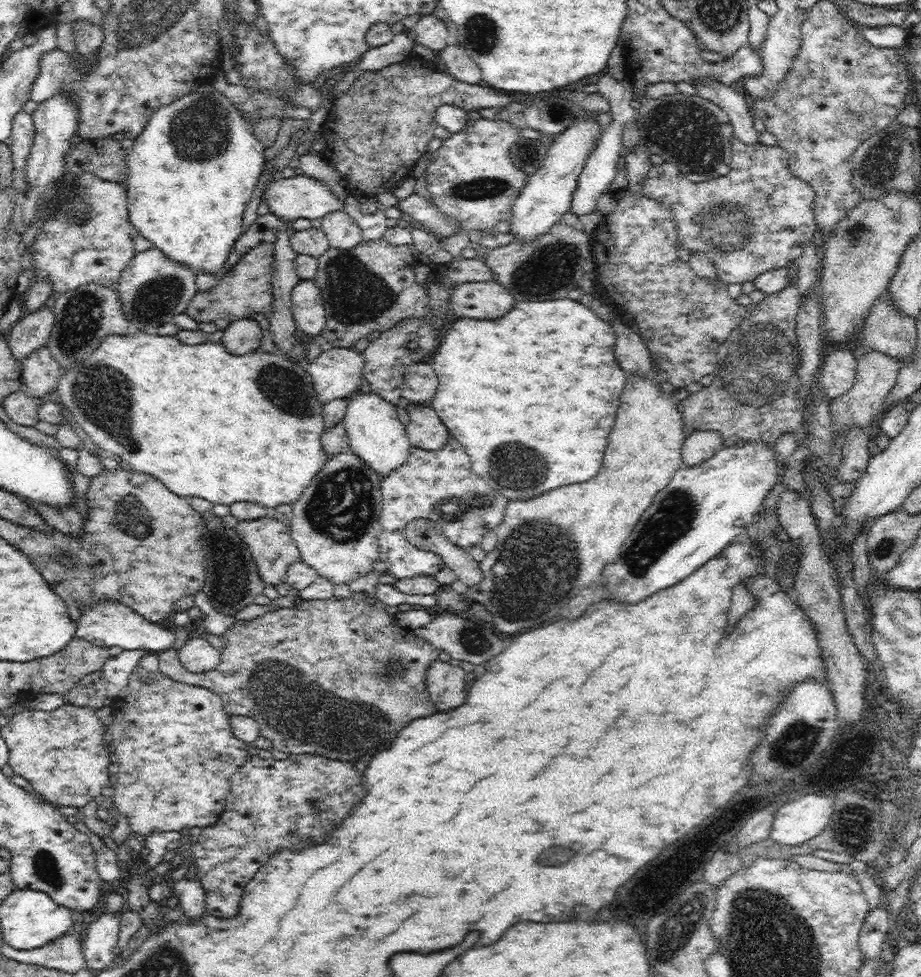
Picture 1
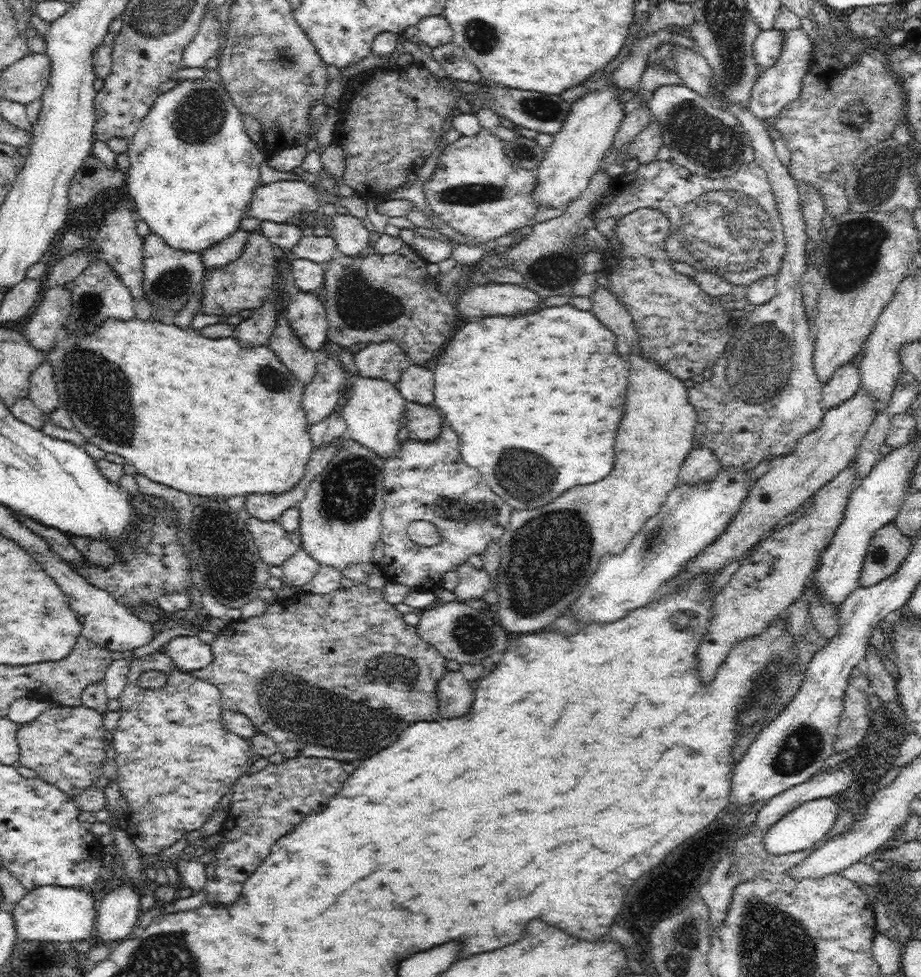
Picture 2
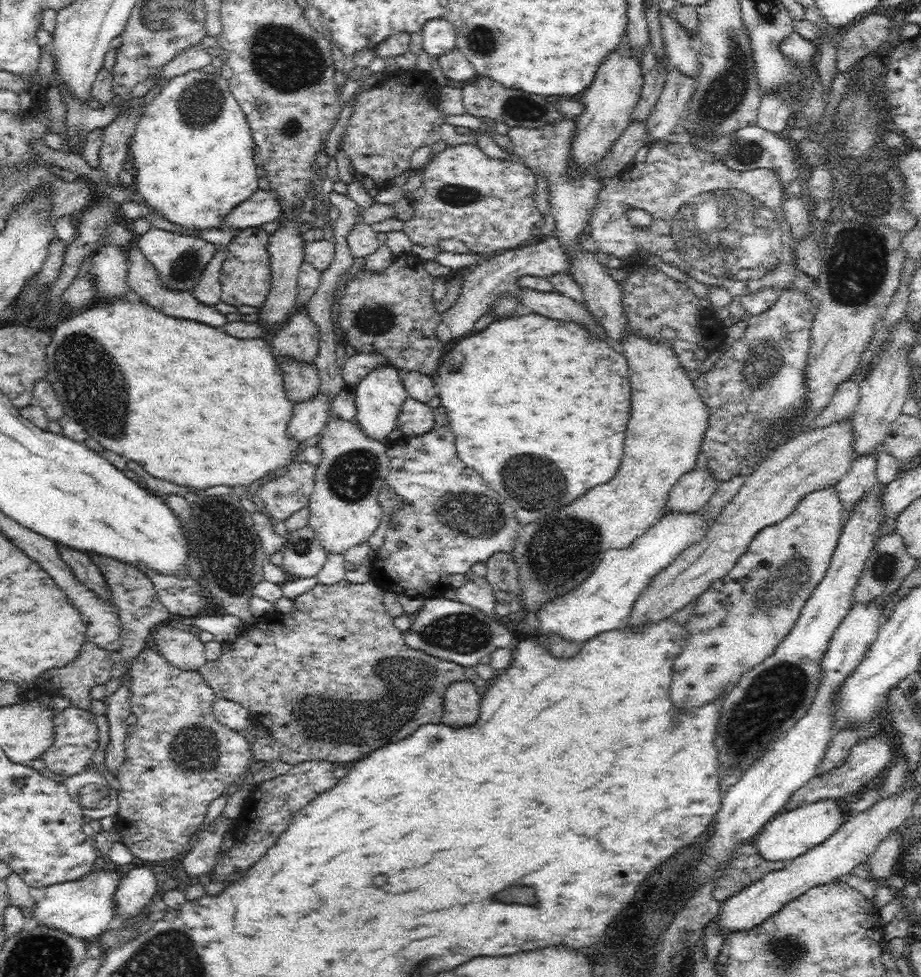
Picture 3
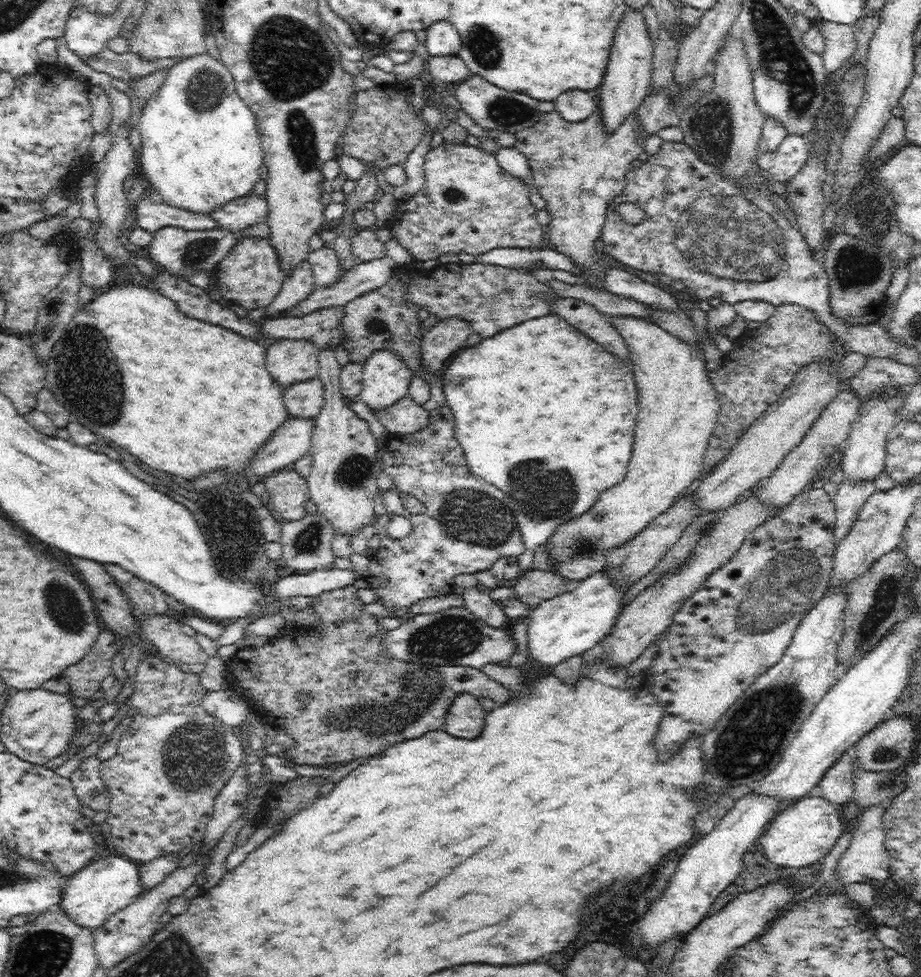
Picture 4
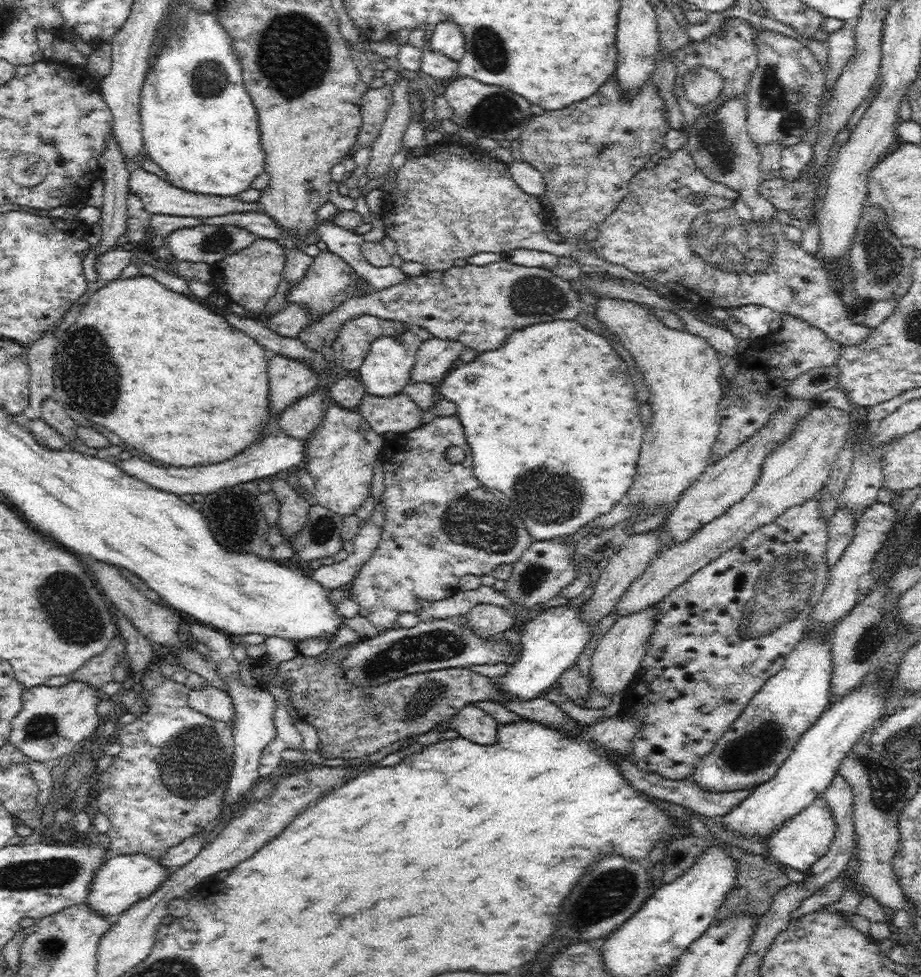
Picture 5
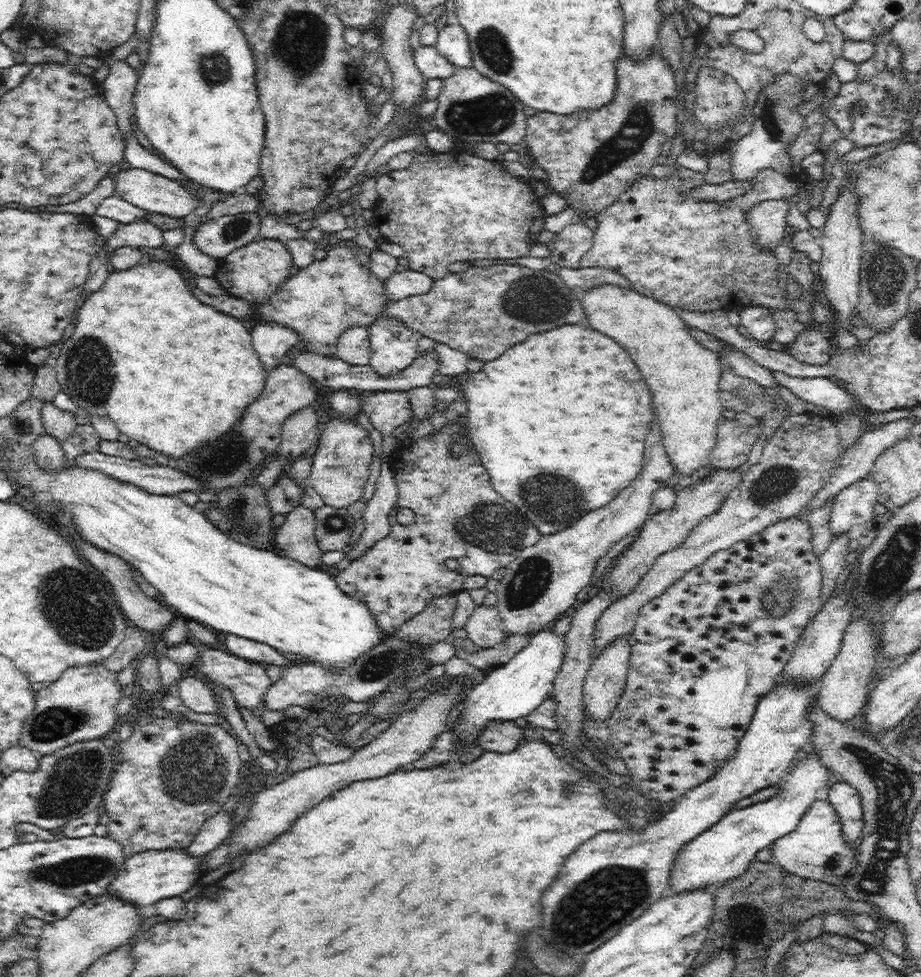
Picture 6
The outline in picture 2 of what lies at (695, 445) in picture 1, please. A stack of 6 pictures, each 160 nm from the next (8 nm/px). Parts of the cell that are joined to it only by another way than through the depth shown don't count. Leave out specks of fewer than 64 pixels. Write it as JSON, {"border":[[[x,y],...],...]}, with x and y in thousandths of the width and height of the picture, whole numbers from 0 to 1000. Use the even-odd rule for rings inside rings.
{"border":[[[762,456],[751,460],[740,473],[736,495],[758,495],[773,491],[780,481],[783,481],[782,472],[770,459]]]}

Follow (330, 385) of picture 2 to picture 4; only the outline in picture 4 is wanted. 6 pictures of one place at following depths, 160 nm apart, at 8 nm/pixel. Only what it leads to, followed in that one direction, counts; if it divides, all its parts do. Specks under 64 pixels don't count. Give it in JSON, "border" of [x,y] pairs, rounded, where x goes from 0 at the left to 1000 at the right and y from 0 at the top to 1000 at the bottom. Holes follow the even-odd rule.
{"border":[[[314,427],[270,471],[268,480],[258,486],[284,487],[309,481],[336,464],[341,437],[341,429]]]}

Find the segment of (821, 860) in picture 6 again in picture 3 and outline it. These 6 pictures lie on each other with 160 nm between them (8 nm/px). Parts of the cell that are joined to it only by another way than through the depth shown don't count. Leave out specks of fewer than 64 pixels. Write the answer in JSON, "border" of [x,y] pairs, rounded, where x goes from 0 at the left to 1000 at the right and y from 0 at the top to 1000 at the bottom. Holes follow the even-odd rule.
{"border":[[[906,818],[884,820],[843,834],[825,850],[819,863],[832,880],[857,882],[884,866],[893,864],[897,858],[901,858],[914,845],[916,838],[917,834],[914,833]]]}

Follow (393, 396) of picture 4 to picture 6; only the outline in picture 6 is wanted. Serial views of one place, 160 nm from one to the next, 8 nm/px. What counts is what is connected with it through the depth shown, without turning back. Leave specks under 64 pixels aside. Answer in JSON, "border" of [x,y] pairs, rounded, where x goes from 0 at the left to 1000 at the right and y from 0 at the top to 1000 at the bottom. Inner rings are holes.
{"border":[[[413,322],[400,337],[402,349],[402,375],[413,385],[423,385],[443,377],[455,363],[455,340],[439,329]]]}

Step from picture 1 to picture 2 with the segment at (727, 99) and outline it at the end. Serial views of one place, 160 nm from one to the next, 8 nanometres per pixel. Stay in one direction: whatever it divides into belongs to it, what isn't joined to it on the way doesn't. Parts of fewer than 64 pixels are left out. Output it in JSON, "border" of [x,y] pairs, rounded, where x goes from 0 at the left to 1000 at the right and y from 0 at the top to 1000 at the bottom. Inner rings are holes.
{"border":[[[734,46],[733,73],[742,82],[742,87],[756,93],[760,98],[775,102],[785,111],[793,114],[806,126],[808,134],[817,143],[820,165],[833,177],[833,182],[841,199],[847,218],[850,241],[852,244],[852,259],[843,285],[843,301],[838,307],[830,311],[821,312],[817,319],[808,323],[808,329],[801,331],[795,346],[787,354],[786,360],[773,375],[774,384],[767,391],[760,393],[760,399],[754,401],[756,405],[746,405],[756,419],[757,434],[754,436],[752,447],[770,459],[782,472],[783,479],[802,479],[808,483],[823,477],[830,469],[848,468],[863,460],[864,453],[874,444],[886,440],[896,420],[890,414],[894,393],[887,386],[883,376],[883,358],[885,355],[885,337],[883,330],[873,318],[871,312],[871,295],[869,287],[875,280],[875,226],[872,223],[872,214],[868,203],[868,190],[865,185],[857,178],[857,172],[849,169],[843,159],[840,146],[834,133],[830,132],[830,124],[819,119],[812,111],[805,111],[800,106],[789,104],[781,96],[776,96],[773,90],[773,73],[767,60],[758,53],[758,49],[745,49]]]}

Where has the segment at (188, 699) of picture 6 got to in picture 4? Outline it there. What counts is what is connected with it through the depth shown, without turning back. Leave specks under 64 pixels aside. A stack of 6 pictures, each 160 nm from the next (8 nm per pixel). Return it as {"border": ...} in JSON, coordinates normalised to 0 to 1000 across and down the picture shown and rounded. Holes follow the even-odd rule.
{"border":[[[250,705],[224,710],[218,716],[218,722],[226,731],[233,733],[250,745],[263,743],[270,732],[267,715]]]}

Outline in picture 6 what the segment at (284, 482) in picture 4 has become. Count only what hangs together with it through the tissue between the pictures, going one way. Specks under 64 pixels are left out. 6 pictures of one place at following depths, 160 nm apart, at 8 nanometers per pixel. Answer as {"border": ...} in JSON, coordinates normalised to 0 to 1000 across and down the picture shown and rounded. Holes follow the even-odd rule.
{"border":[[[329,516],[321,518],[319,522],[309,527],[307,536],[298,544],[299,561],[308,563],[311,570],[318,571],[340,582],[350,580],[347,573],[350,573],[352,565],[345,560],[345,554],[343,554],[343,548],[341,547],[342,538],[343,531],[340,523]]]}

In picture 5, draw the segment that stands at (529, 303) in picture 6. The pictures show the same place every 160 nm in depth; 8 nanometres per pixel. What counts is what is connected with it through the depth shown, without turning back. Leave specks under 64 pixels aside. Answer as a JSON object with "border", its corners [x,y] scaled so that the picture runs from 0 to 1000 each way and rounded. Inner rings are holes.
{"border":[[[545,266],[527,272],[508,269],[503,273],[469,277],[416,297],[406,297],[397,303],[374,307],[358,321],[328,336],[324,347],[345,360],[350,354],[359,354],[376,329],[403,321],[439,330],[450,337],[463,336],[469,344],[496,348],[521,361],[547,354],[558,338],[586,330],[624,328],[632,317],[632,307],[620,294],[620,289],[600,280],[598,275],[570,273]]]}

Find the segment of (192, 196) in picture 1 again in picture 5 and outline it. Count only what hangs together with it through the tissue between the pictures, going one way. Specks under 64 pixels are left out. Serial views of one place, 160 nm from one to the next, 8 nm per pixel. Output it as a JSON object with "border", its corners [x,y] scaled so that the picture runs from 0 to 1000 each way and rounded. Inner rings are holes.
{"border":[[[198,5],[187,15],[199,15],[199,28],[192,36],[185,32],[175,38],[153,92],[151,116],[156,154],[182,179],[183,188],[215,199],[256,201],[288,176],[280,116],[263,83],[261,60],[252,50],[252,38],[237,24],[233,12],[219,13]]]}

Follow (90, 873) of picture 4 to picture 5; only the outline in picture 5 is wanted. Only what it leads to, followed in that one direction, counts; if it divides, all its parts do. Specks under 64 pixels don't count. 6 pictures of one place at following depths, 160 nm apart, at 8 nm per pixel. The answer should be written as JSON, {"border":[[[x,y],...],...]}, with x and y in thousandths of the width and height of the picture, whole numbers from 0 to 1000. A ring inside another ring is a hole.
{"border":[[[159,874],[117,876],[116,880],[113,880],[113,884],[102,895],[93,926],[98,926],[100,932],[115,939],[119,945],[126,944],[130,940],[130,936],[141,929],[143,925],[156,922],[161,917],[164,917],[178,901],[182,901],[182,897],[182,889],[172,879]]]}

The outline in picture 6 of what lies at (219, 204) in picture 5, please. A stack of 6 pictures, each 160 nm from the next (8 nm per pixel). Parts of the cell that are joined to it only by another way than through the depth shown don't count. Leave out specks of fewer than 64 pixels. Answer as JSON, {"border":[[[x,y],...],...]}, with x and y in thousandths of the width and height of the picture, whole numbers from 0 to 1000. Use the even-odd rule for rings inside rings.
{"border":[[[154,172],[131,174],[124,181],[126,182],[124,198],[130,200],[134,205],[163,218],[169,217],[170,219],[198,224],[200,221],[204,221],[208,215],[213,215],[217,209],[216,203],[213,203],[191,184],[176,181]]]}

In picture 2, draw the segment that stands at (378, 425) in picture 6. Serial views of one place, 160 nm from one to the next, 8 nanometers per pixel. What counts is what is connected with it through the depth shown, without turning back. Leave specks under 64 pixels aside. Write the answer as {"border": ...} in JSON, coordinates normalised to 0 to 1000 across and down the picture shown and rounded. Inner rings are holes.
{"border":[[[442,410],[440,422],[443,429],[444,448],[453,451],[469,451],[479,441],[480,422],[474,417]]]}

